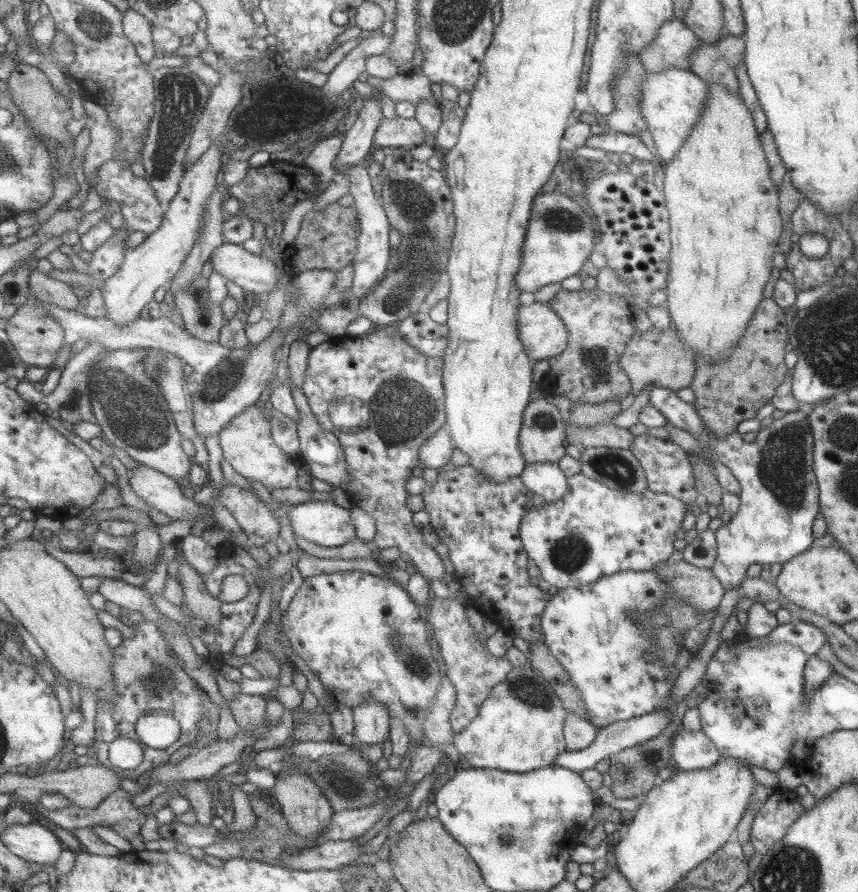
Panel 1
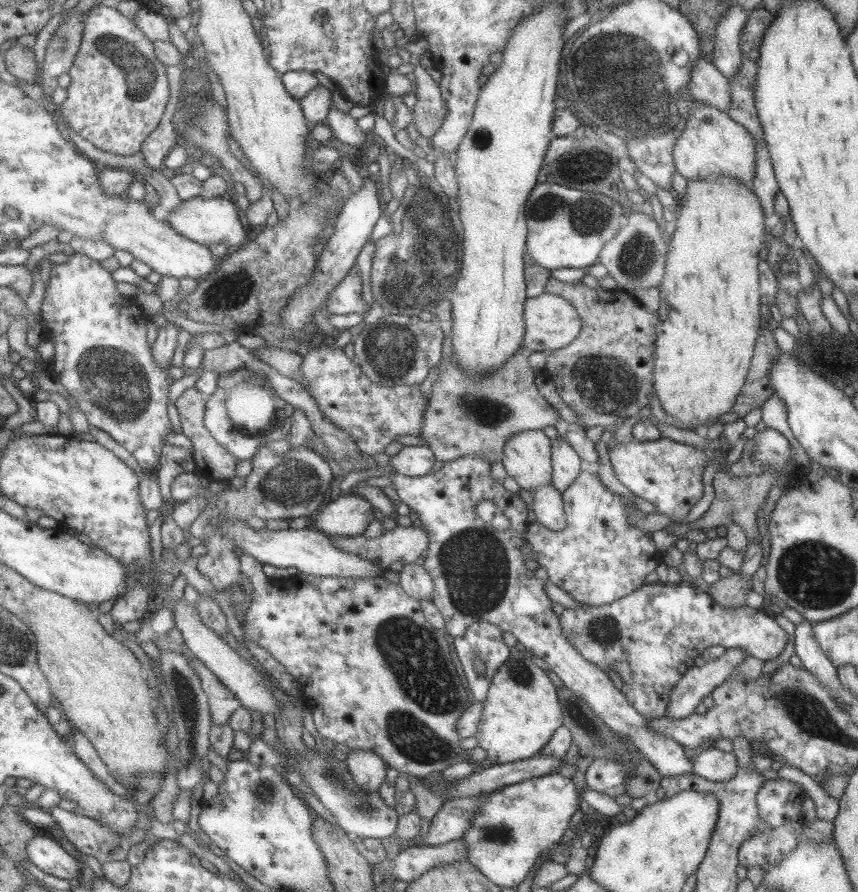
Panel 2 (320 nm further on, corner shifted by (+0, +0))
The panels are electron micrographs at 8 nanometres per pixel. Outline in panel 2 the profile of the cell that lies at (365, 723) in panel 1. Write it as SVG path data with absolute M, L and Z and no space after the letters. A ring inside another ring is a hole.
M354 750L346 762L355 782L367 792L375 792L385 780L387 766L372 750Z

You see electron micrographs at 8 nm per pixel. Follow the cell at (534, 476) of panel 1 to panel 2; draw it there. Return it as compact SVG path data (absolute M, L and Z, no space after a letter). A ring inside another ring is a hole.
M551 482L530 492L533 493L530 510L535 514L536 521L547 530L563 530L566 516L562 507L561 492L557 492Z

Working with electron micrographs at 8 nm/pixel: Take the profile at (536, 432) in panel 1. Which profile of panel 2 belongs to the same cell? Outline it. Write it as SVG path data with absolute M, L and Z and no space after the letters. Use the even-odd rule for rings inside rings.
M541 429L524 430L508 438L500 460L521 490L535 490L552 482L550 439Z

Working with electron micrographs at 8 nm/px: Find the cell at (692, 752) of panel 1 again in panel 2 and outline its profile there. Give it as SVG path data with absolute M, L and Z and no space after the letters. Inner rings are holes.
M711 744L696 751L692 773L711 782L727 782L738 769L733 752L724 752Z

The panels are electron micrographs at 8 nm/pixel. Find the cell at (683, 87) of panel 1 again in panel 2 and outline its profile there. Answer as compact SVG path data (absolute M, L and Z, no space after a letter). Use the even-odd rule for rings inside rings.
M693 101L689 105L689 115L685 119L685 129L673 145L671 156L675 171L685 180L705 180L730 176L750 185L755 174L754 138L735 123L726 113L713 106Z

